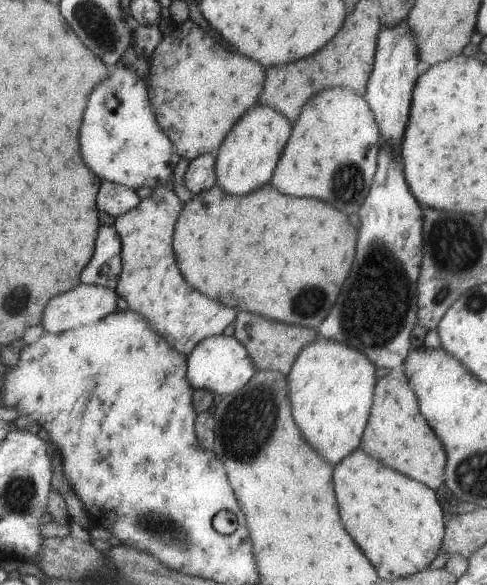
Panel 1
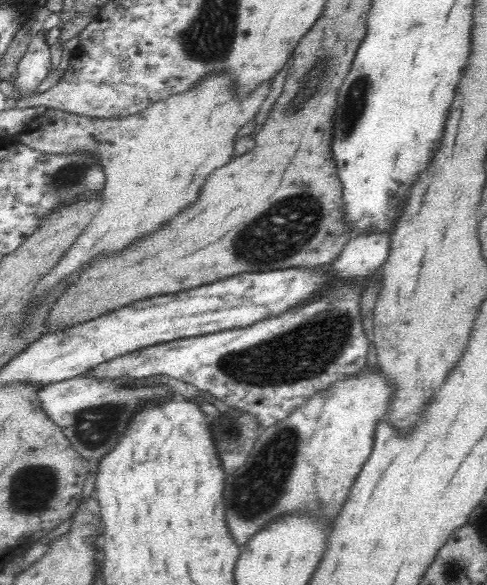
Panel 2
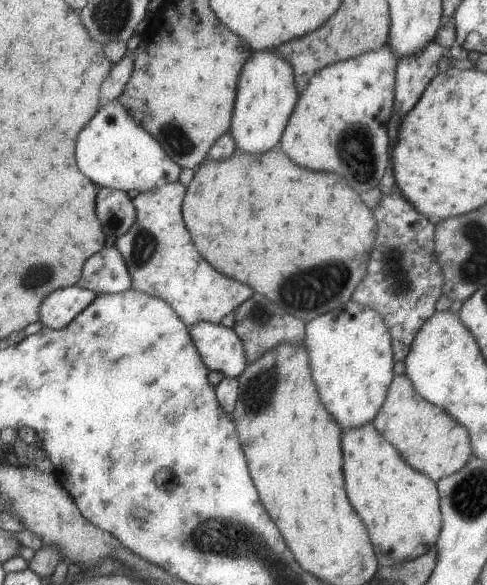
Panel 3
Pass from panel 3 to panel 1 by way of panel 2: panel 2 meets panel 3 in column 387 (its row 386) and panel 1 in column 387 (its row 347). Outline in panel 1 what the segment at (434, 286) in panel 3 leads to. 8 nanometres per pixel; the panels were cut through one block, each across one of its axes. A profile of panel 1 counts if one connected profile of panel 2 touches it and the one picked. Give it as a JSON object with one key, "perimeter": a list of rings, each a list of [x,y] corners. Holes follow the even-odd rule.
{"perimeter":[[[379,140],[372,184],[357,214],[359,230],[357,230],[353,266],[341,286],[339,298],[335,300],[327,318],[321,320],[316,330],[316,334],[325,340],[335,340],[339,344],[347,344],[349,348],[355,348],[376,367],[400,368],[405,356],[411,350],[409,337],[411,330],[417,324],[417,277],[419,276],[419,264],[423,258],[421,256],[423,244],[421,232],[423,214],[421,211],[422,209],[409,191],[405,176],[403,176],[398,148],[383,146],[383,142]]]}

